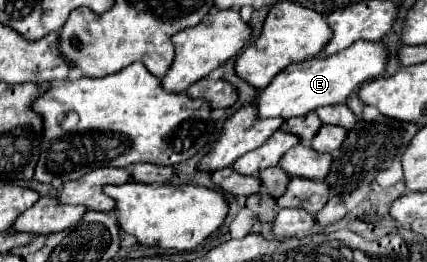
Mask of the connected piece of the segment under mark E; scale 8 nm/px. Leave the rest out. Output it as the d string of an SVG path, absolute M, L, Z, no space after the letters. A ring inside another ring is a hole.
M357 41L343 53L335 53L335 57L323 57L323 61L307 59L301 63L293 63L283 69L279 75L271 79L271 83L259 91L255 97L257 117L301 117L307 115L323 105L337 105L345 103L347 97L365 81L375 79L383 73L387 61L387 49L381 41Z

